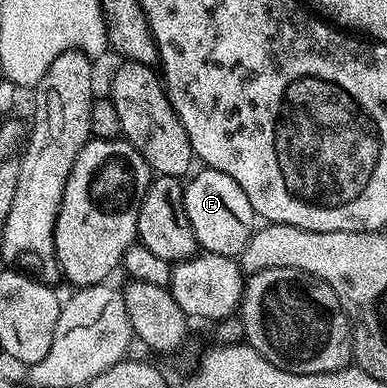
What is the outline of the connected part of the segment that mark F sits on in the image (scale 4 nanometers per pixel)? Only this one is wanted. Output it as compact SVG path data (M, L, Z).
M212 167L197 171L186 180L183 188L183 204L195 242L203 251L237 257L257 226L253 205L249 205L249 197L245 197L241 185L237 185L233 177Z

